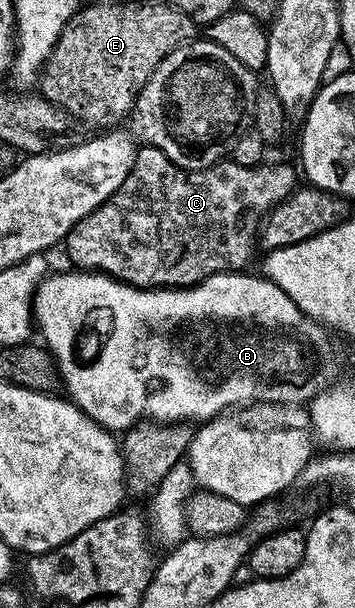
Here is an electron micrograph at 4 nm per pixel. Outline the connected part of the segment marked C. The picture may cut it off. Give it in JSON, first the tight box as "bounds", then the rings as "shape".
{"bounds":[66,147,298,288],"shape":[[[141,147],[136,154],[136,161],[122,186],[112,195],[106,203],[97,206],[89,216],[84,216],[76,225],[68,231],[66,245],[68,244],[68,256],[73,260],[77,269],[85,272],[99,272],[107,274],[113,280],[118,280],[122,284],[131,284],[134,288],[190,288],[193,284],[200,284],[206,278],[217,276],[223,272],[243,273],[244,268],[252,260],[252,255],[258,252],[258,233],[262,227],[262,221],[277,204],[280,204],[297,187],[298,172],[285,162],[280,165],[259,164],[251,168],[250,166],[238,166],[231,162],[221,162],[212,168],[204,168],[201,172],[187,172],[180,168],[162,150],[157,148]]]}

